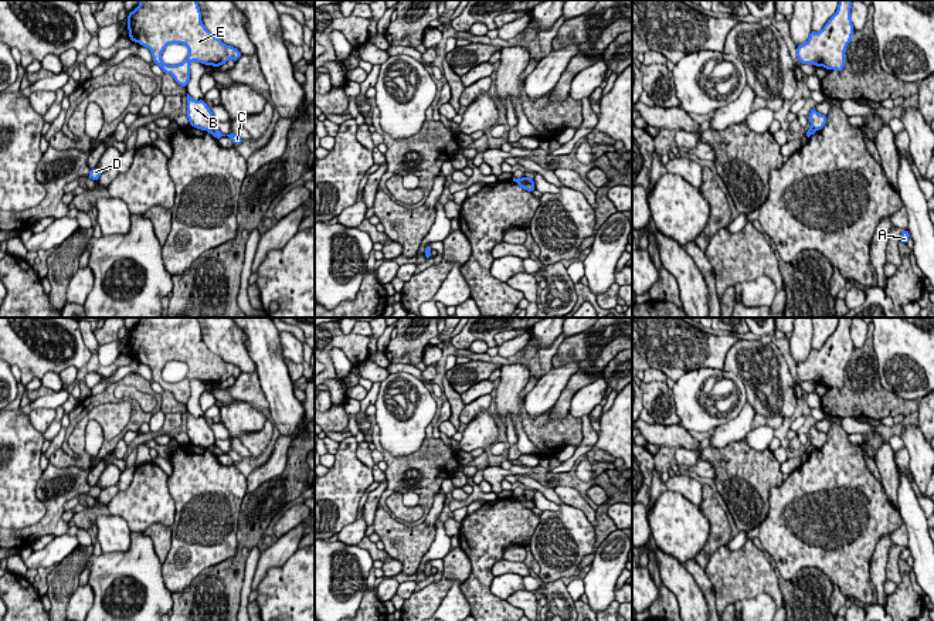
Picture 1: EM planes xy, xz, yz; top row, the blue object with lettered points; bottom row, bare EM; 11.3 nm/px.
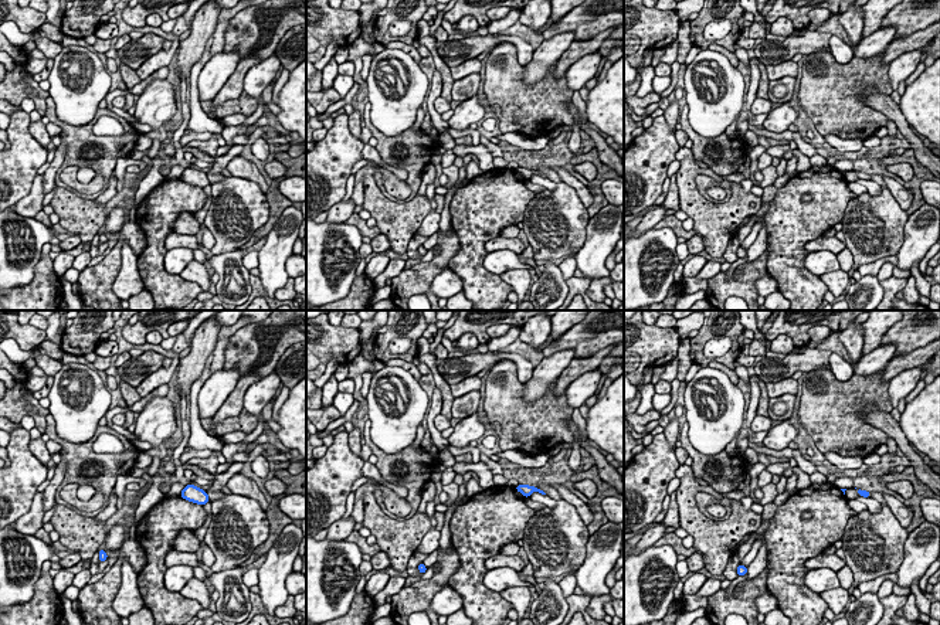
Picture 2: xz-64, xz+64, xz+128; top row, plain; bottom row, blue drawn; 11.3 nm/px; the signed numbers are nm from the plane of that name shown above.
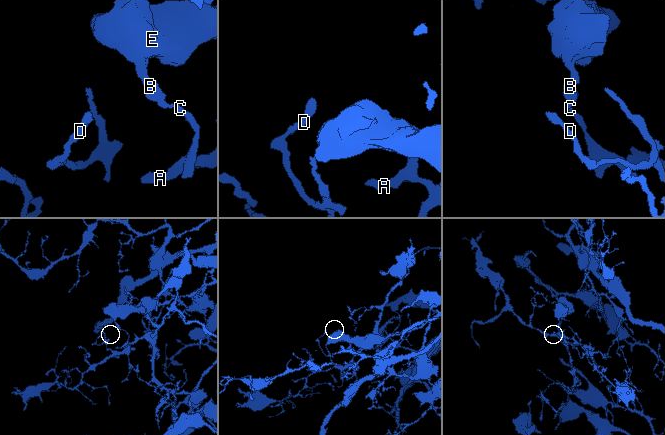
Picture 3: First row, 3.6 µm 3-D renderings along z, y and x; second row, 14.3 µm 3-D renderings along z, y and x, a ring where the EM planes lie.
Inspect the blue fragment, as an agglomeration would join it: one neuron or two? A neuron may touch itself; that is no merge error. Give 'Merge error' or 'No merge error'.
Merge error

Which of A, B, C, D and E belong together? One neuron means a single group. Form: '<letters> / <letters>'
A C D / B E

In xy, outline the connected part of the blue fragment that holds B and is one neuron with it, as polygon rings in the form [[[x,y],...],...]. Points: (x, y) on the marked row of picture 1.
[[[187,94],[187,118],[193,128],[208,130],[215,128],[215,119],[204,99],[196,101]]]

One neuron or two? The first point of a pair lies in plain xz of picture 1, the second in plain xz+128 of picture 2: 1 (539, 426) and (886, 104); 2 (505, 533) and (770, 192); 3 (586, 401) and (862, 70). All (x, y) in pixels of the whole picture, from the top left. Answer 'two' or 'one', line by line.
1: two
2: two
3: two

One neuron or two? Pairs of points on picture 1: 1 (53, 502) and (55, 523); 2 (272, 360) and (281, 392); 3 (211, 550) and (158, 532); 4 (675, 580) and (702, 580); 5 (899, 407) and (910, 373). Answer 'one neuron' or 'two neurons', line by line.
1: one neuron
2: one neuron
3: two neurons
4: two neurons
5: two neurons

